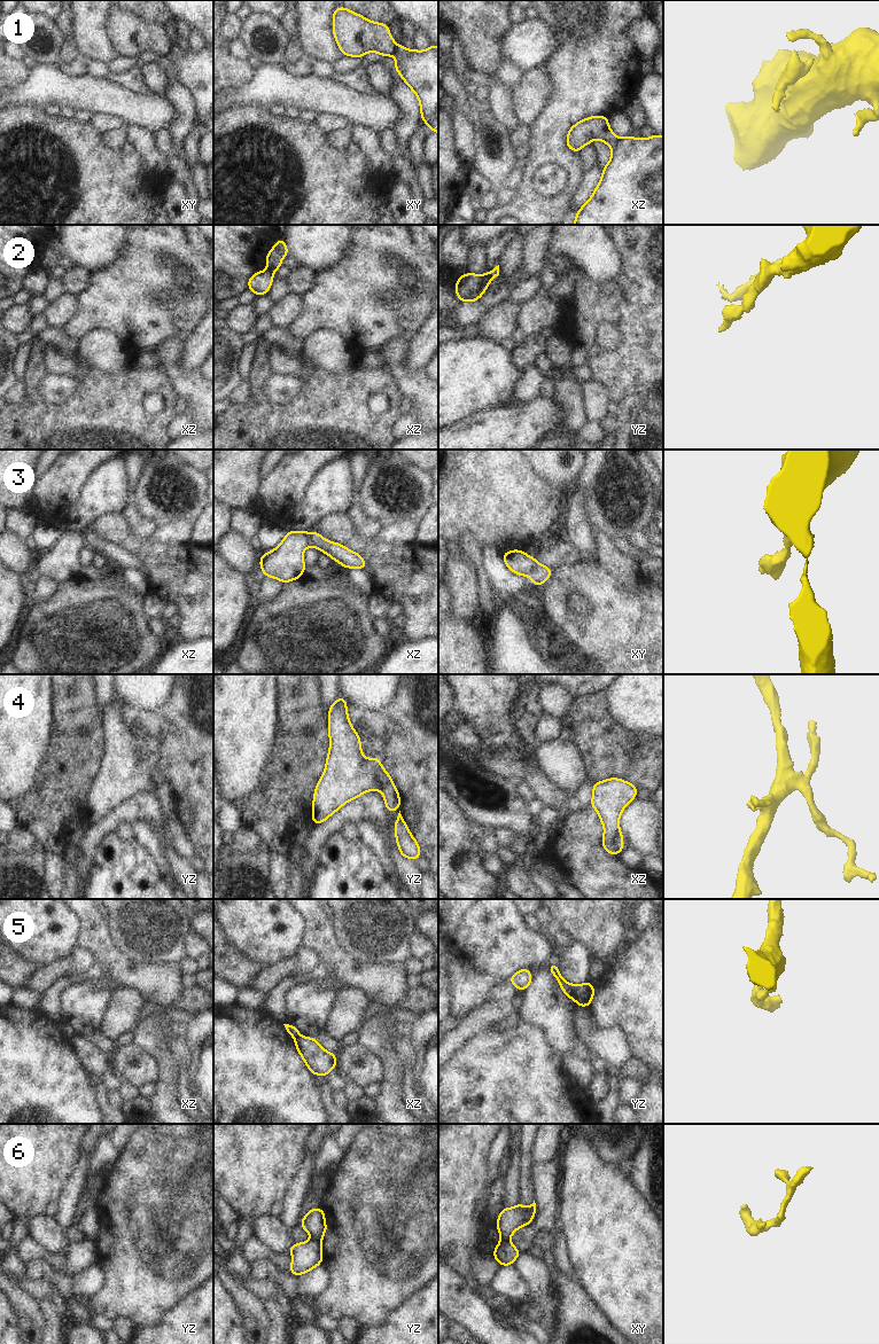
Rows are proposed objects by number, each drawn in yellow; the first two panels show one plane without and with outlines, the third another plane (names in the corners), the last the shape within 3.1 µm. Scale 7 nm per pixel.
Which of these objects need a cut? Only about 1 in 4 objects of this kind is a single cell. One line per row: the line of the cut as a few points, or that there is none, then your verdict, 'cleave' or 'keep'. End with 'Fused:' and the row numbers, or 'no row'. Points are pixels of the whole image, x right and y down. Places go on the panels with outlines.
1: cut xz (619, 139), (612, 147); cleave
2: cut yz (483, 275), (489, 281); cleave
3: cut xy (537, 563), (528, 573); cleave
4: cut yz (380, 766), (375, 771), (376, 787), (374, 789); cleave
5: cut yz (576, 985), (574, 998); cleave
6: cut yz (313, 1239), (319, 1241); cleave
Fused: 1, 2, 3, 4, 5, 6

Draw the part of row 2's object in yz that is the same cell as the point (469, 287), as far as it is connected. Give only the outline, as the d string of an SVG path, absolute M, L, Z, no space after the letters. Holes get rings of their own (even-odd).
M466 273L458 278L454 291L460 302L476 302L488 289L489 281L484 275Z

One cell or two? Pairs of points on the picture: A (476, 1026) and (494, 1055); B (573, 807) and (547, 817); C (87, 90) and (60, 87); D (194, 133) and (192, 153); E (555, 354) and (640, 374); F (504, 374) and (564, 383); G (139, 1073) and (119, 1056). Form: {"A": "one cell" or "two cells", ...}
{"A": "two cells", "B": "one cell", "C": "one cell", "D": "one cell", "E": "two cells", "F": "two cells", "G": "one cell"}

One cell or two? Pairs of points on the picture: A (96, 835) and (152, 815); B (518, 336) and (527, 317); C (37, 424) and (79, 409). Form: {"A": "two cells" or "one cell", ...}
{"A": "one cell", "B": "two cells", "C": "one cell"}

